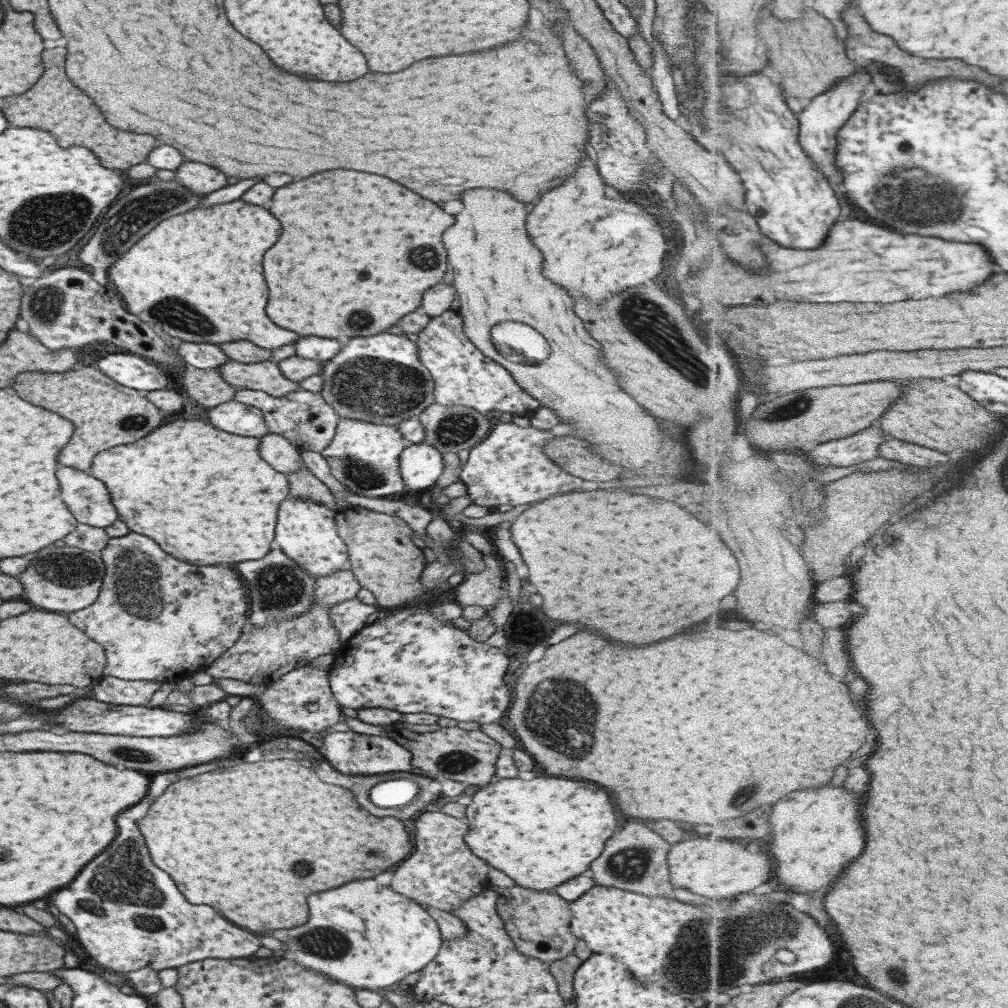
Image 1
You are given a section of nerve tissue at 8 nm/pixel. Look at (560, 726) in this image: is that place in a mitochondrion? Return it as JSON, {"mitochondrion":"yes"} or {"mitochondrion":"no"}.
{"mitochondrion":"yes"}

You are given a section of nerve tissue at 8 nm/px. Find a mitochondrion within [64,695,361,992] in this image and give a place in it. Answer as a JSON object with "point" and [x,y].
{"point":[121,881]}

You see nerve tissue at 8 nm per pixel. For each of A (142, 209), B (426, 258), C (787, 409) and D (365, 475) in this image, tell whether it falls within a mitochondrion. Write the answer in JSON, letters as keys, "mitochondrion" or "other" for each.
{"A":"mitochondrion","B":"mitochondrion","C":"mitochondrion","D":"mitochondrion"}

